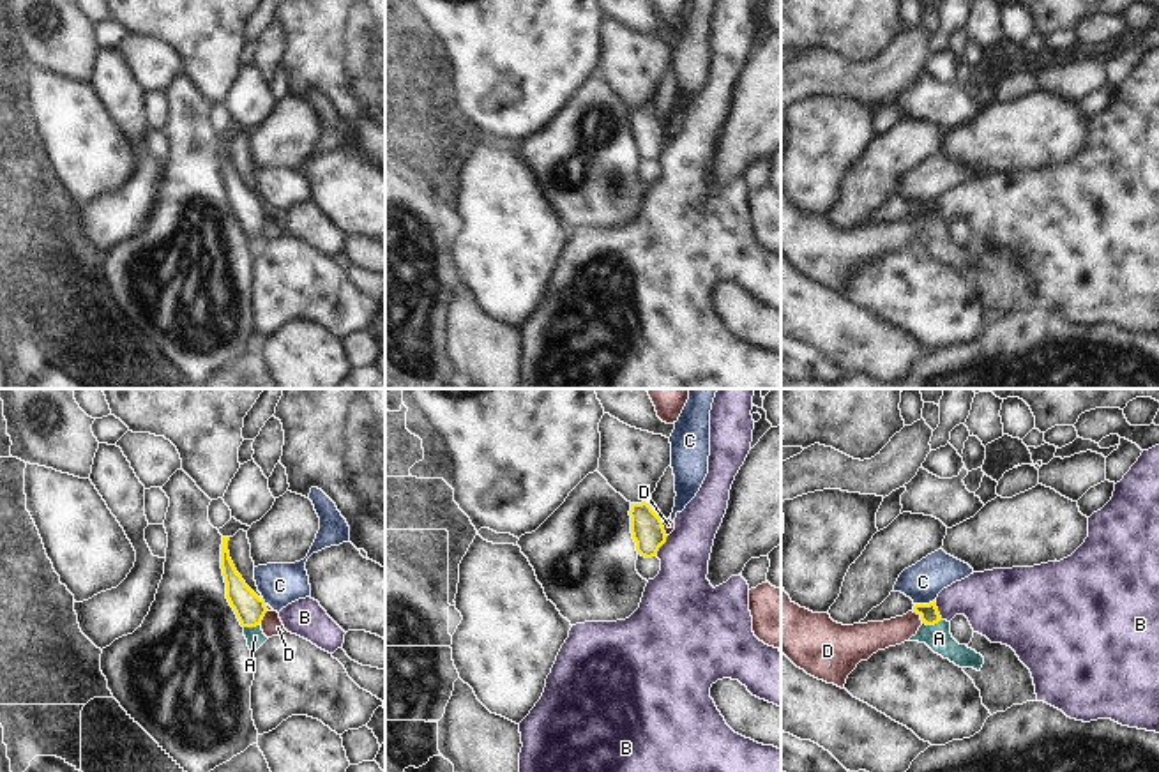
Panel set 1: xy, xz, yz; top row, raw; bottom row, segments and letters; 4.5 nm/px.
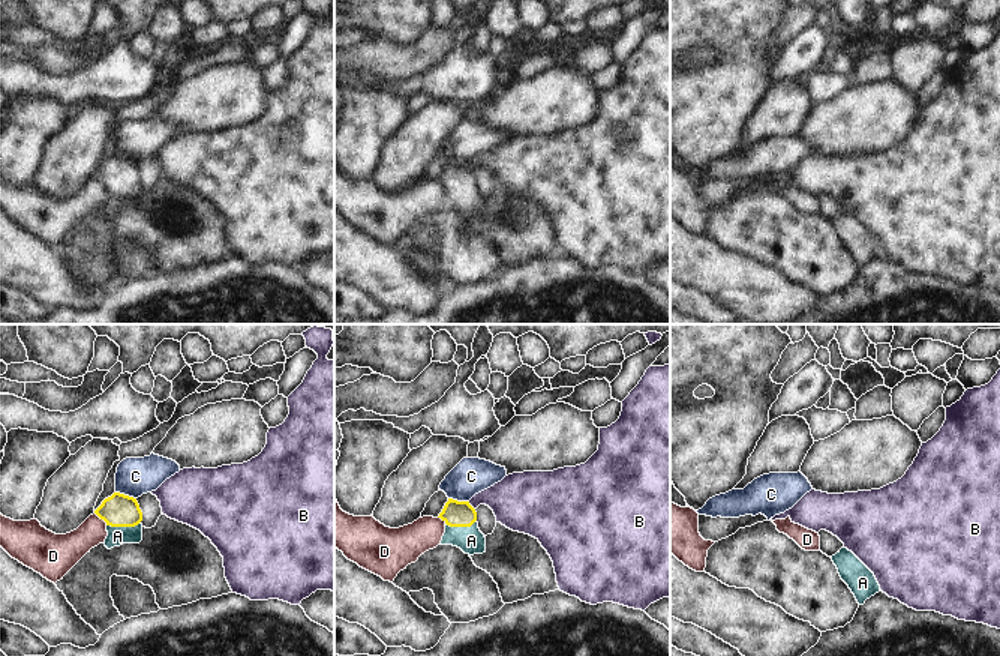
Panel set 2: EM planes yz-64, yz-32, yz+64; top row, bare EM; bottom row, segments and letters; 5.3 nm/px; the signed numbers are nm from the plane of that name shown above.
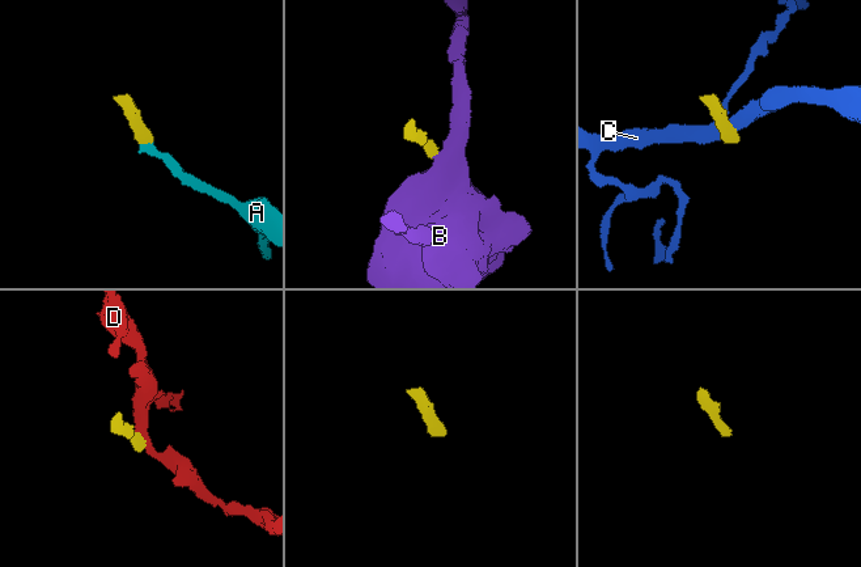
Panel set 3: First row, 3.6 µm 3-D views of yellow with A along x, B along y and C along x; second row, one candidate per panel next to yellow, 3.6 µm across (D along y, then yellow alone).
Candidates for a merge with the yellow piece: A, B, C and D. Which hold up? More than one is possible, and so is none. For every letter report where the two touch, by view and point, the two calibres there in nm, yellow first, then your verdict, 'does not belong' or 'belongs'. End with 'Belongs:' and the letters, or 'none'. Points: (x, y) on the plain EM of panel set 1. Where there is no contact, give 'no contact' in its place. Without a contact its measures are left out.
A: meets yellow in yz at (931, 228); 90 nm thick on the yellow side, 120 nm on the other; belongs
B: meets yellow in xz at (663, 147); 150 nm thick on the yellow side, 280 nm on the other; does not belong
C: meets yellow in yz at (924, 209); 90 nm thick on the yellow side, 180 nm on the other; does not belong
D: meets yellow in yz at (921, 221); 90 nm thick on the yellow side, 140 nm on the other; does not belong
Belongs: A

